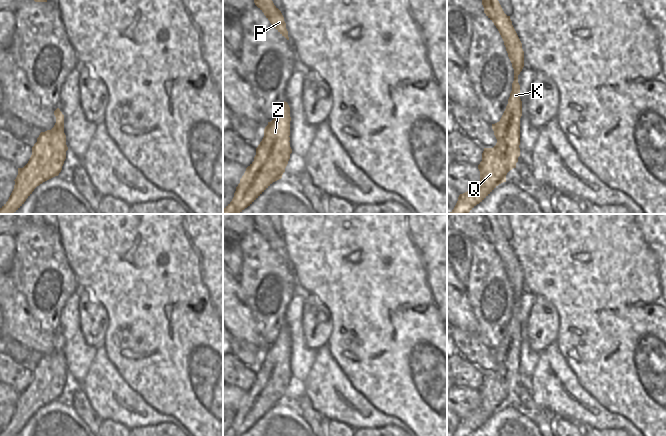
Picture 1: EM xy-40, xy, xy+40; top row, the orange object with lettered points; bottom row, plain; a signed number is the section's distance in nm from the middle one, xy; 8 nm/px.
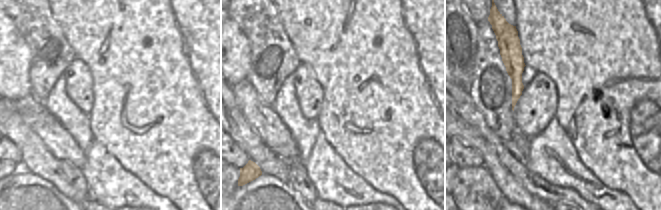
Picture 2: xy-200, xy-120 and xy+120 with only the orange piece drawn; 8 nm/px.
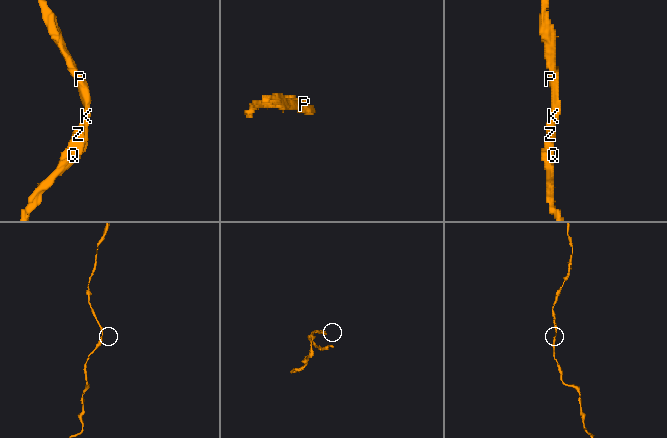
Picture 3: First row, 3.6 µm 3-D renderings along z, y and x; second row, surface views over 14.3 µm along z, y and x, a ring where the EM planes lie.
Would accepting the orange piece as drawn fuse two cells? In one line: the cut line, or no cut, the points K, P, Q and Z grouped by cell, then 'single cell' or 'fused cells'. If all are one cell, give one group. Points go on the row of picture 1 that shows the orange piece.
no cut | K P Q Z | single cell

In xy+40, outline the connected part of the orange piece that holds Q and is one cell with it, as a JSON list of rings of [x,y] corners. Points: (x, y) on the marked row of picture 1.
[[[482,0],[484,13],[498,29],[506,47],[508,57],[514,69],[514,81],[508,104],[499,122],[492,124],[497,143],[493,148],[484,148],[482,161],[478,165],[480,181],[467,192],[460,194],[454,209],[450,214],[468,214],[477,204],[482,202],[499,184],[506,182],[507,173],[516,168],[520,156],[520,118],[522,116],[522,101],[520,99],[520,85],[518,75],[524,67],[524,51],[522,43],[512,25],[510,16],[507,16],[498,0]]]

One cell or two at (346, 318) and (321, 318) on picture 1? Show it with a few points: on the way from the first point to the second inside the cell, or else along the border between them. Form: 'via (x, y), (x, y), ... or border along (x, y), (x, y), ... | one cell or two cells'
border along (318, 298), (331, 319), (327, 341) | two cells

